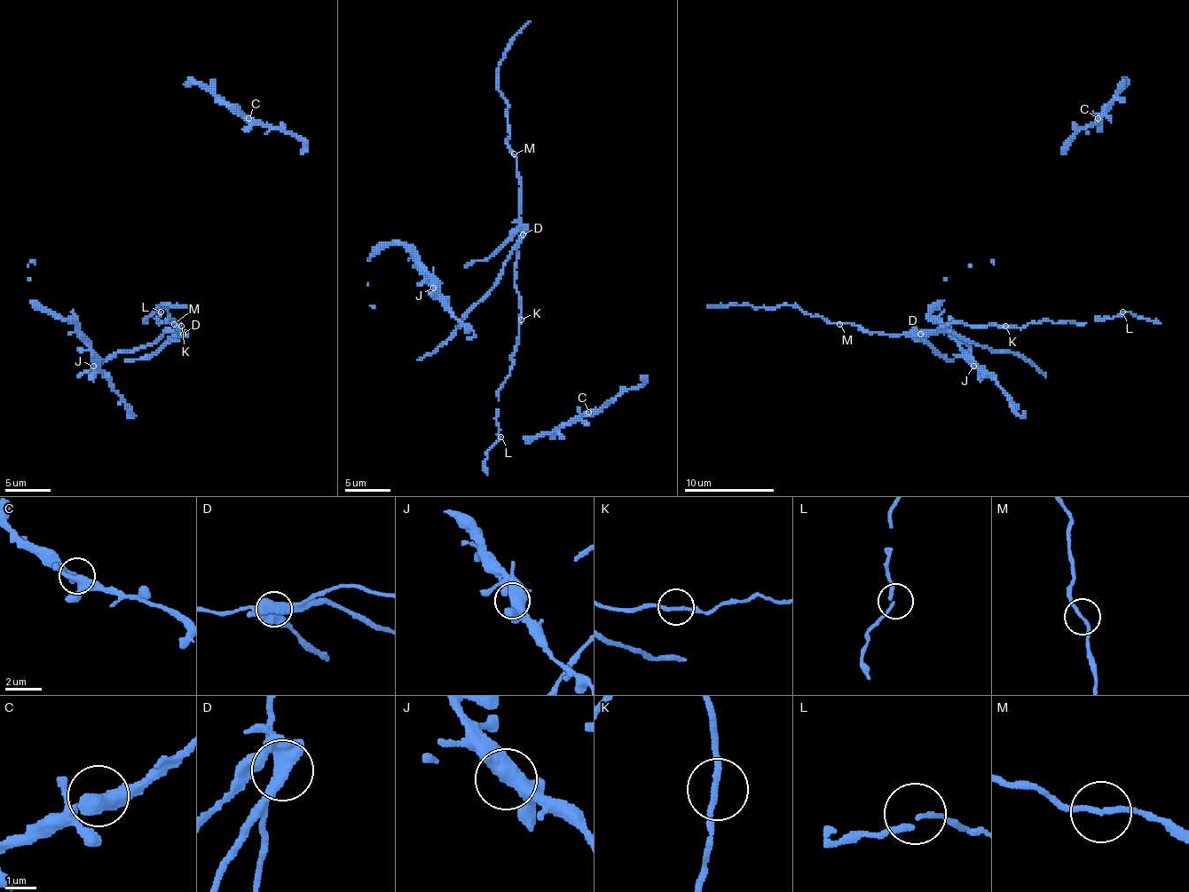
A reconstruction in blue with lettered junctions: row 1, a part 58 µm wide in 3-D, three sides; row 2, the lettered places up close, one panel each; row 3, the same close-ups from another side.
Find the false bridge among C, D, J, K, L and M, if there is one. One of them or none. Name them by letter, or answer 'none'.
D

